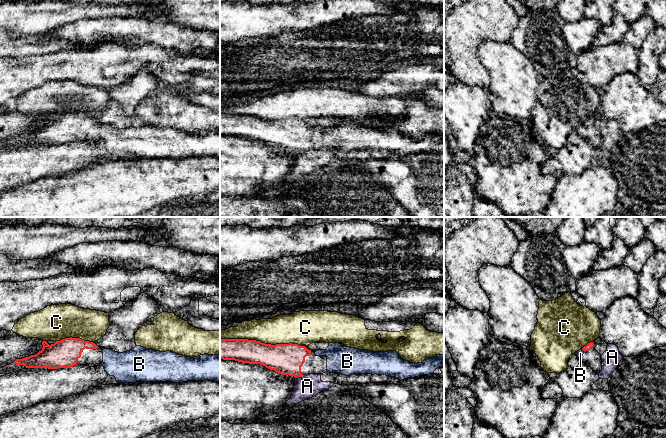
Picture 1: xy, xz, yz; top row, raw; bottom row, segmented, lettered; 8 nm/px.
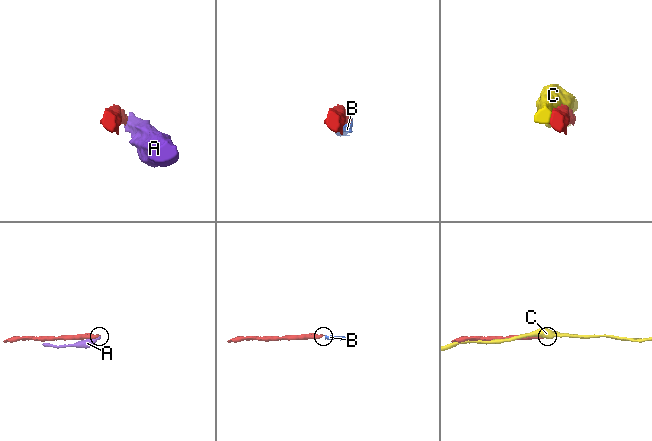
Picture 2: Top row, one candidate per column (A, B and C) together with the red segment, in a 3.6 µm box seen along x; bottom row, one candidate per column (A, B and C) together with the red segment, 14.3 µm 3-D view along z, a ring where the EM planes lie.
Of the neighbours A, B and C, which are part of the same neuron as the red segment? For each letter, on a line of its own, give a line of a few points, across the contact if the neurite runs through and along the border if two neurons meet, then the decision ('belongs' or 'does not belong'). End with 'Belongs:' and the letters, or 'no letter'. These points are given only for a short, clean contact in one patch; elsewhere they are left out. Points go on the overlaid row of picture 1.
A: line xz (304, 375), (295, 377); does not belong
B: line yz (591, 344), (582, 349), (580, 353); belongs
C: does not belong
Belongs: B

